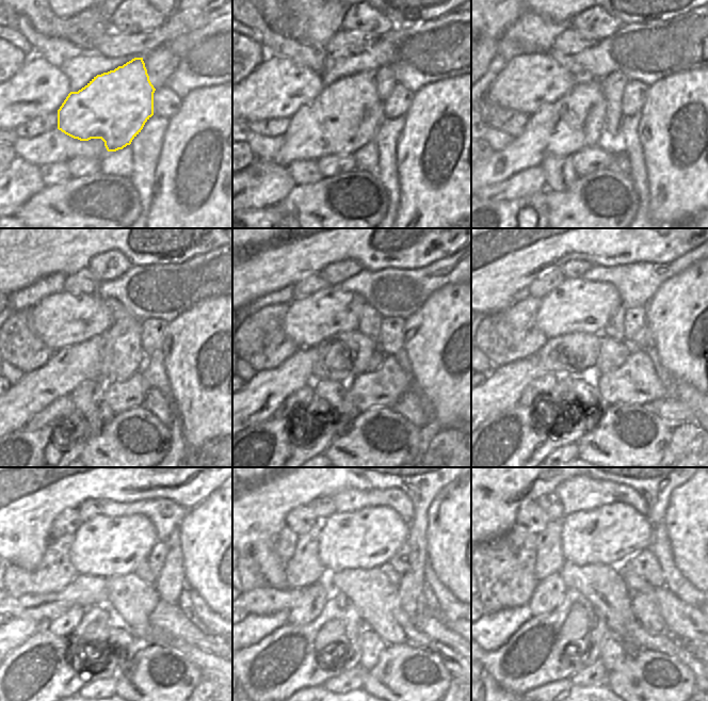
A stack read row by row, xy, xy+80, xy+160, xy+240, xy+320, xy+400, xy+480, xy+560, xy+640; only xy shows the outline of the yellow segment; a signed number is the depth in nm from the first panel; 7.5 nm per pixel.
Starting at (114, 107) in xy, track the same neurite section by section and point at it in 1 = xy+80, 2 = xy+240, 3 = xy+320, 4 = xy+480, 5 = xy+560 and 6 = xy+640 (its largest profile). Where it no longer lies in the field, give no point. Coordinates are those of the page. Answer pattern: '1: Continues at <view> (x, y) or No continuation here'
1: Continues at xy+80 (347, 114)
2: Continues at xy+240 (68, 367)
3: Continues at xy+320 (258, 401)
4: Continues at xy+480 (15, 632)
5: No continuation here
6: No continuation here.

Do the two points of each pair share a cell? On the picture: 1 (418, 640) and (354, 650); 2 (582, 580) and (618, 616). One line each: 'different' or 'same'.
1: different
2: same

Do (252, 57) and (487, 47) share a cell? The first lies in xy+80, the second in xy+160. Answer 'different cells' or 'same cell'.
same cell

